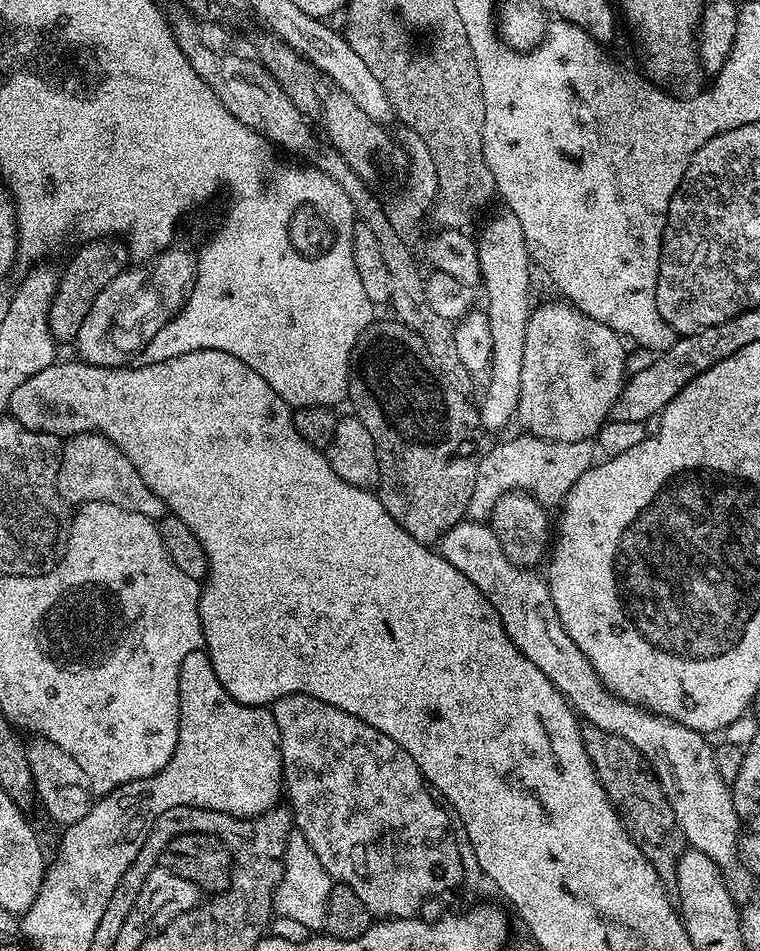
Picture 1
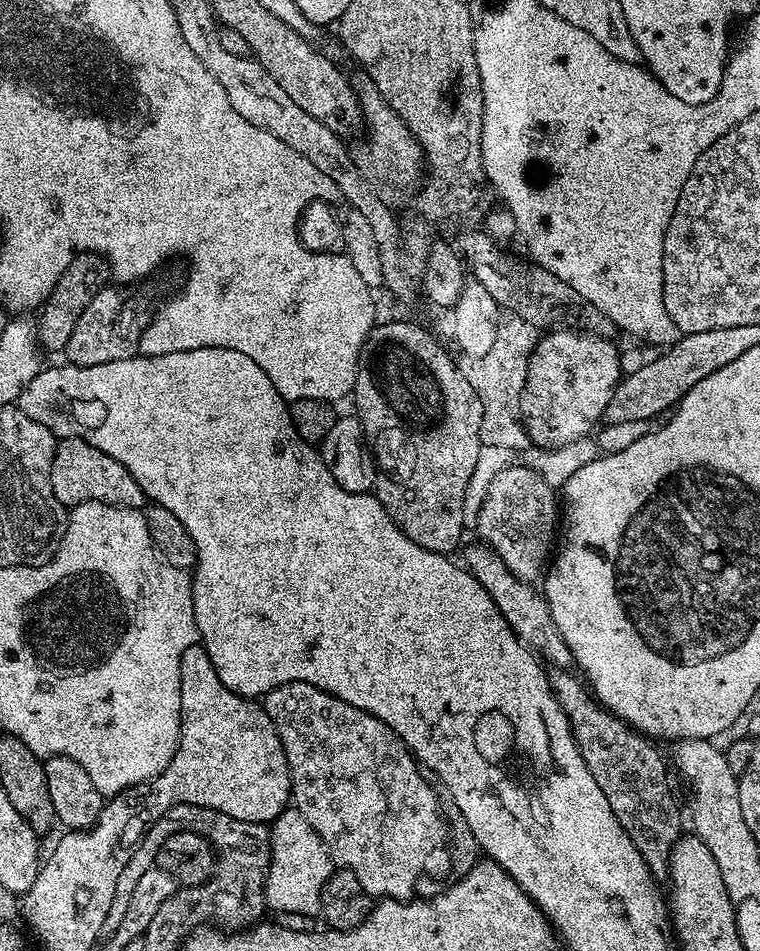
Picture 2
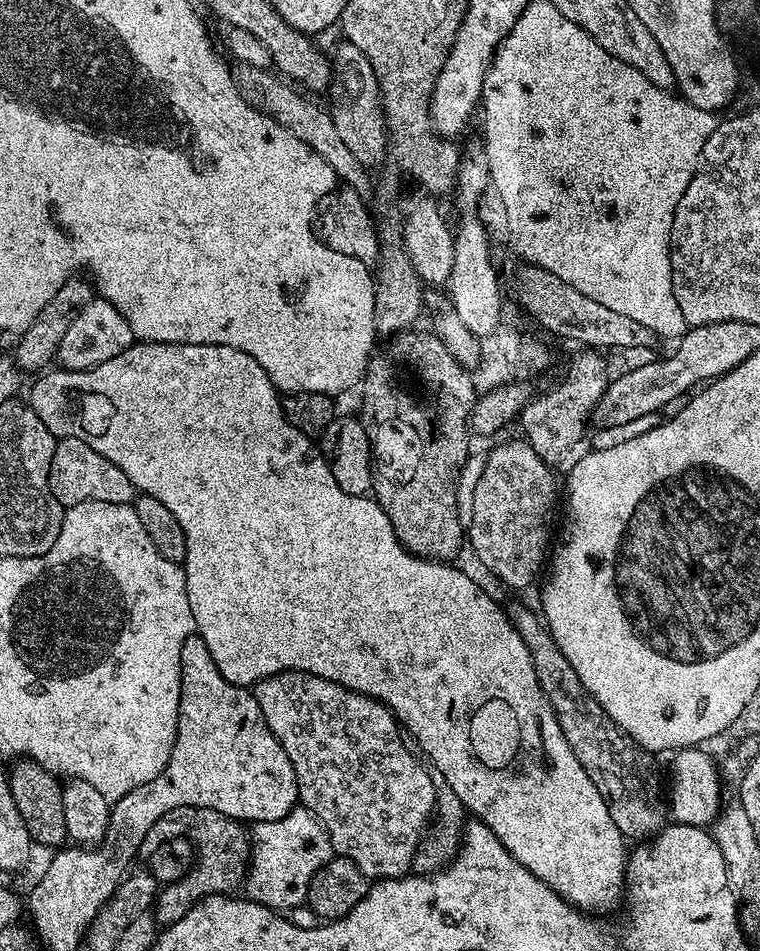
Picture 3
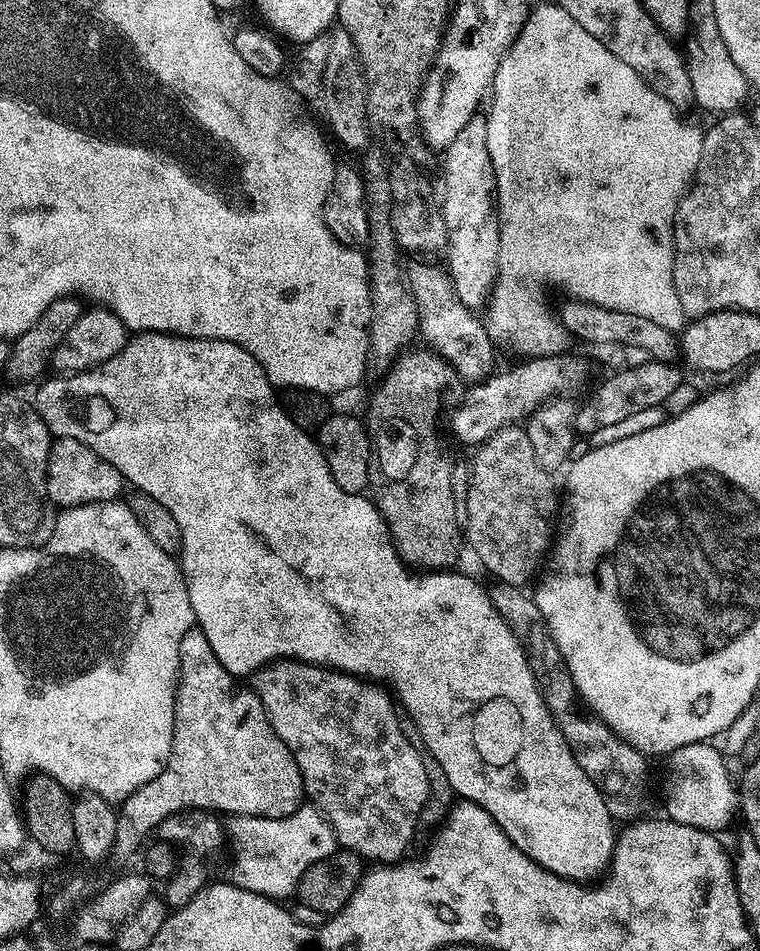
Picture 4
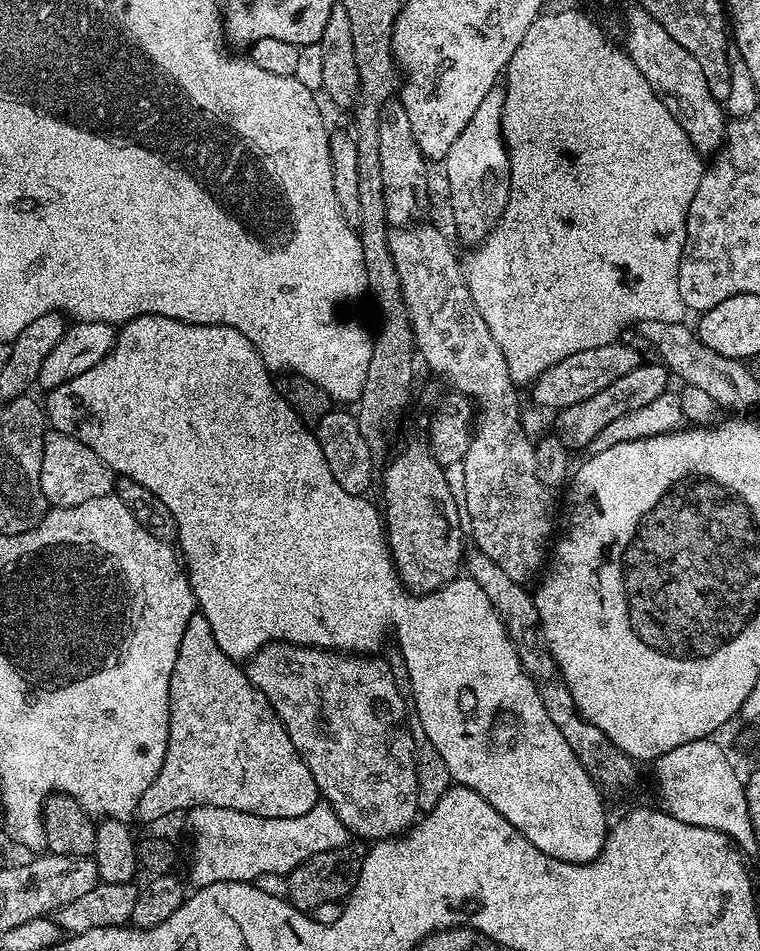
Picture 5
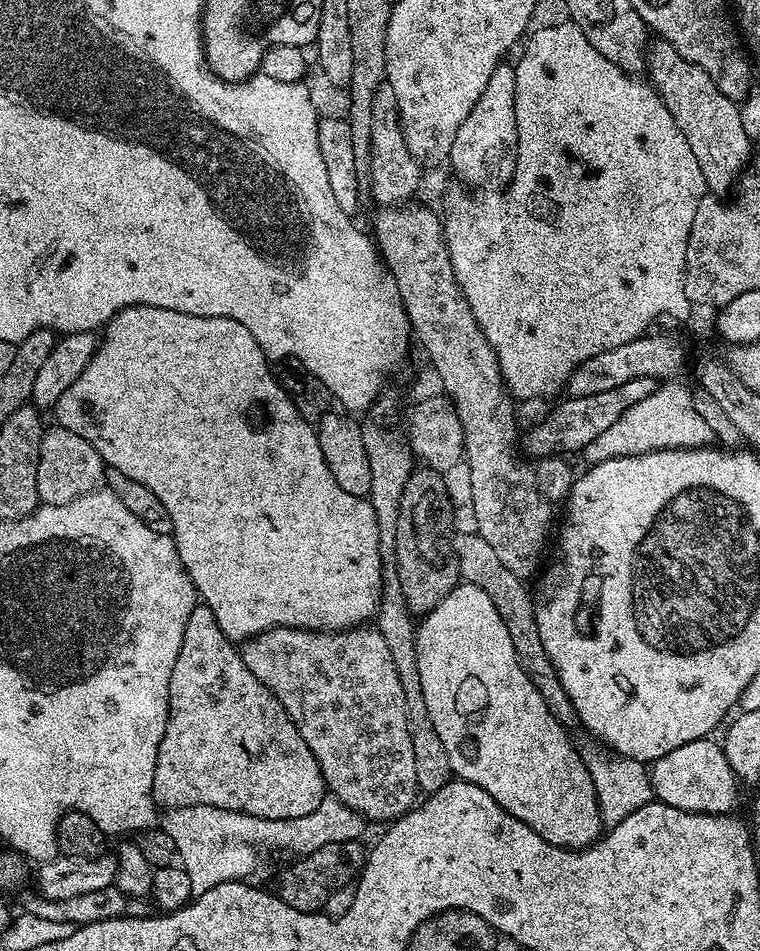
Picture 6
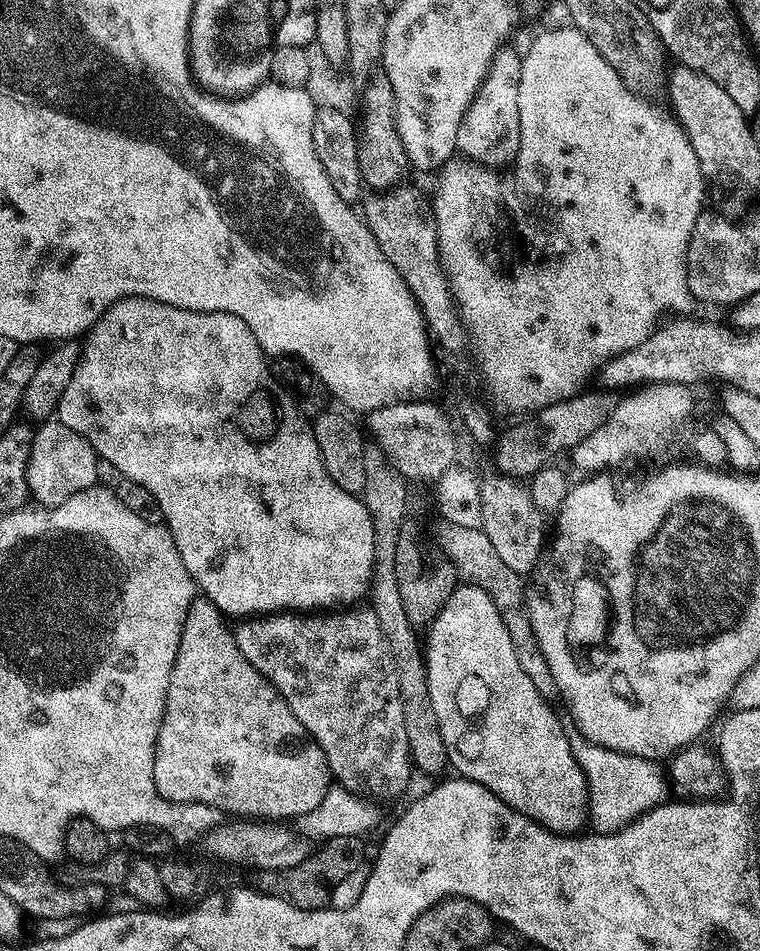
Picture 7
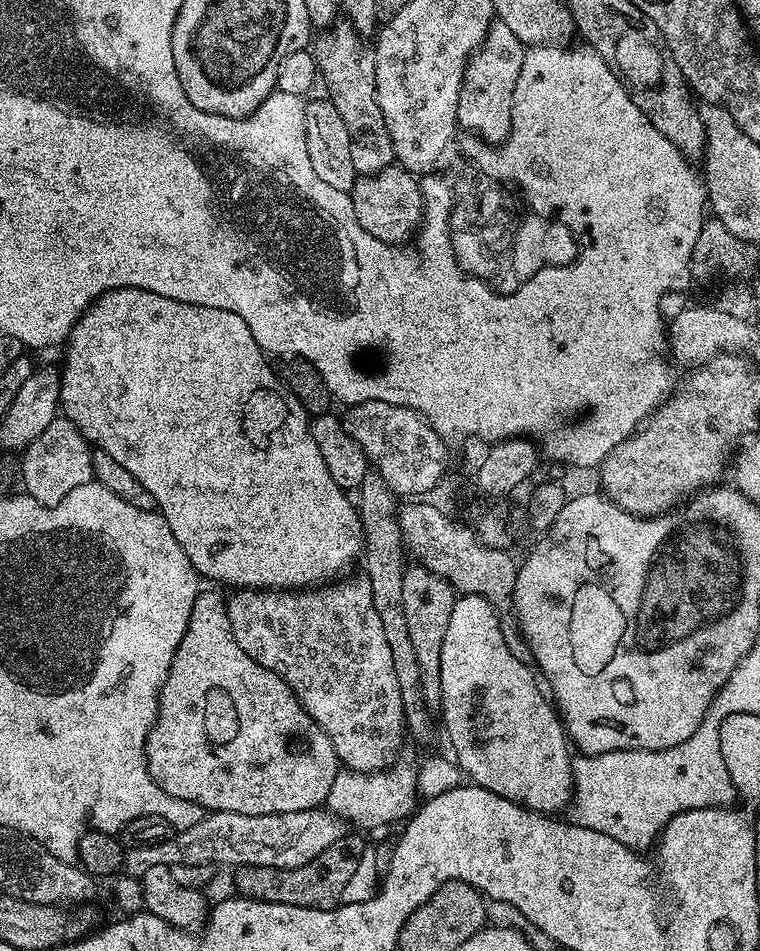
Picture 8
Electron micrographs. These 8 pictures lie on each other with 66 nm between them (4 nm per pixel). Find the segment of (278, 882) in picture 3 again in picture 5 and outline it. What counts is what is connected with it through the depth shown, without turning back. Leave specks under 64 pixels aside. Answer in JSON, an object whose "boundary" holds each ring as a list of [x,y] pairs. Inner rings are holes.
{"boundary":[[[317,802],[298,818],[236,816],[237,812],[232,810],[232,824],[216,824],[216,840],[200,840],[200,880],[252,882],[257,879],[256,872],[260,876],[273,872],[284,878],[303,860],[331,848],[343,848],[350,840],[342,818],[323,802]]]}

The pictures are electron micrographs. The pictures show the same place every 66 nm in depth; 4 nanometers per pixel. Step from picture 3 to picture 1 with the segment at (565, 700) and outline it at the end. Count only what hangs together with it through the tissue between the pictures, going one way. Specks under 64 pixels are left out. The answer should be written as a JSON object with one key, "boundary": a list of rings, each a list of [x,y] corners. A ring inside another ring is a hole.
{"boundary":[[[588,726],[583,729],[586,754],[616,808],[620,821],[628,832],[629,838],[642,850],[646,862],[654,866],[654,874],[662,878],[666,894],[674,902],[680,899],[678,886],[678,862],[684,857],[686,841],[678,822],[674,818],[672,804],[660,789],[660,782],[650,771],[640,751],[624,738],[618,738],[606,730]]]}

